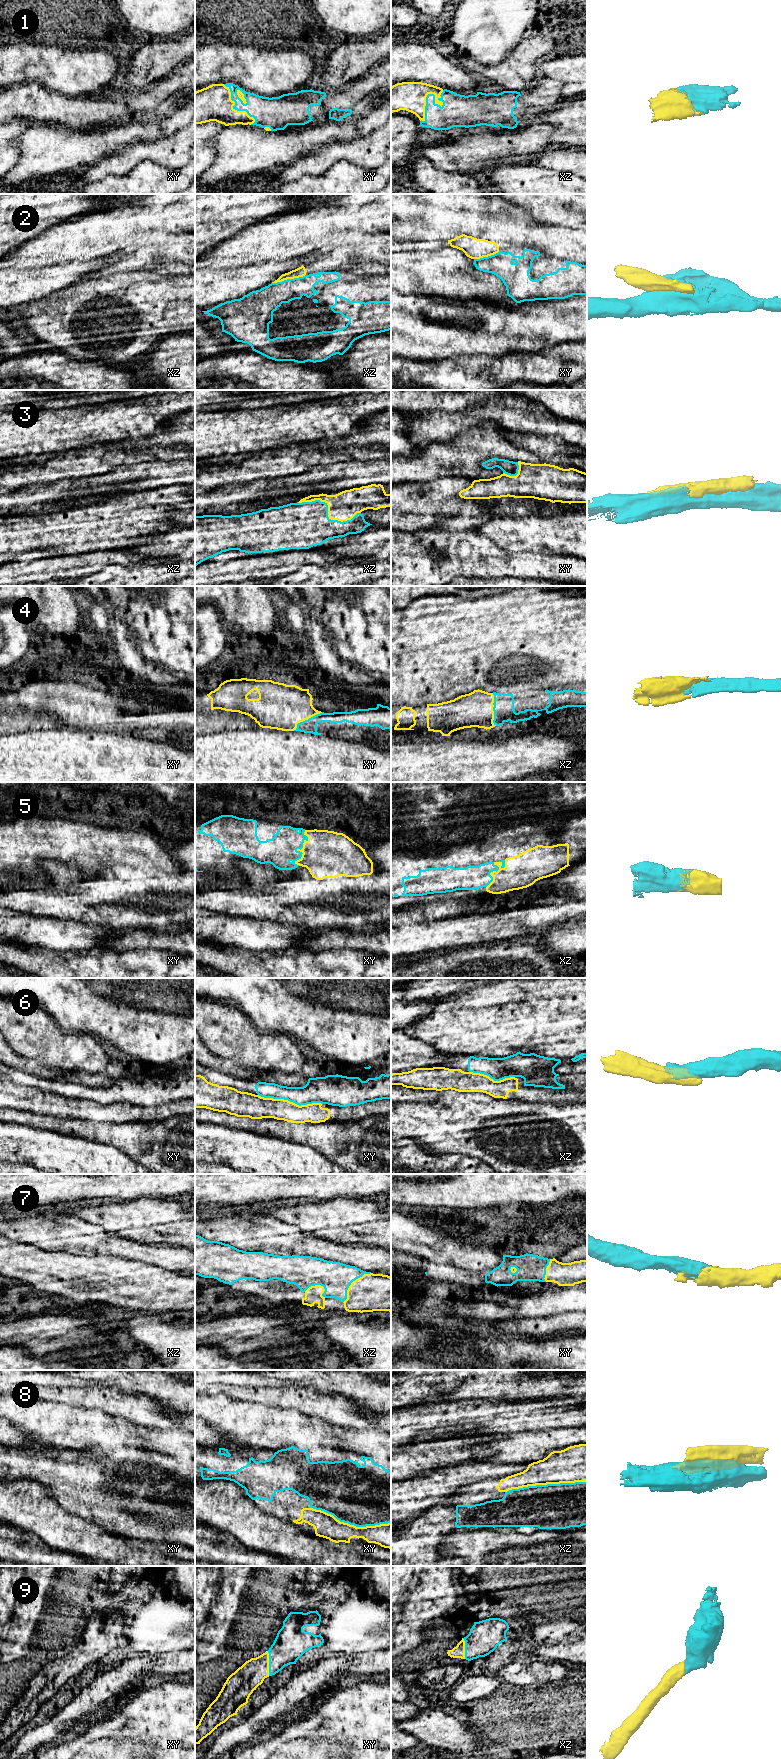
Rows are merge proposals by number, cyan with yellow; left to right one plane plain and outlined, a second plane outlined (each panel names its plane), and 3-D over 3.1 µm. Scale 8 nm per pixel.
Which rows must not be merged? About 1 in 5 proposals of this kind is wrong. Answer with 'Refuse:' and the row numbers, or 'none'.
Refuse: 2, 6

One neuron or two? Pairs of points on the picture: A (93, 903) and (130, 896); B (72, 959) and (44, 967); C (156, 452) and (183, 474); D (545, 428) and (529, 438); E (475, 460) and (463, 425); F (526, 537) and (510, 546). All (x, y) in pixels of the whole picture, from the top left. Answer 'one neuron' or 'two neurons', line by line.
A: one neuron
B: one neuron
C: two neurons
D: two neurons
E: two neurons
F: one neuron

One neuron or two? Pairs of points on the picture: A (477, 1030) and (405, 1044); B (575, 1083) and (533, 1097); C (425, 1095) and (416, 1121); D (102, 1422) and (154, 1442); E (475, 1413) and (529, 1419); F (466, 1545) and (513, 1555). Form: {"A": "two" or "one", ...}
{"A": "two", "B": "one", "C": "two", "D": "one", "E": "one", "F": "one"}

